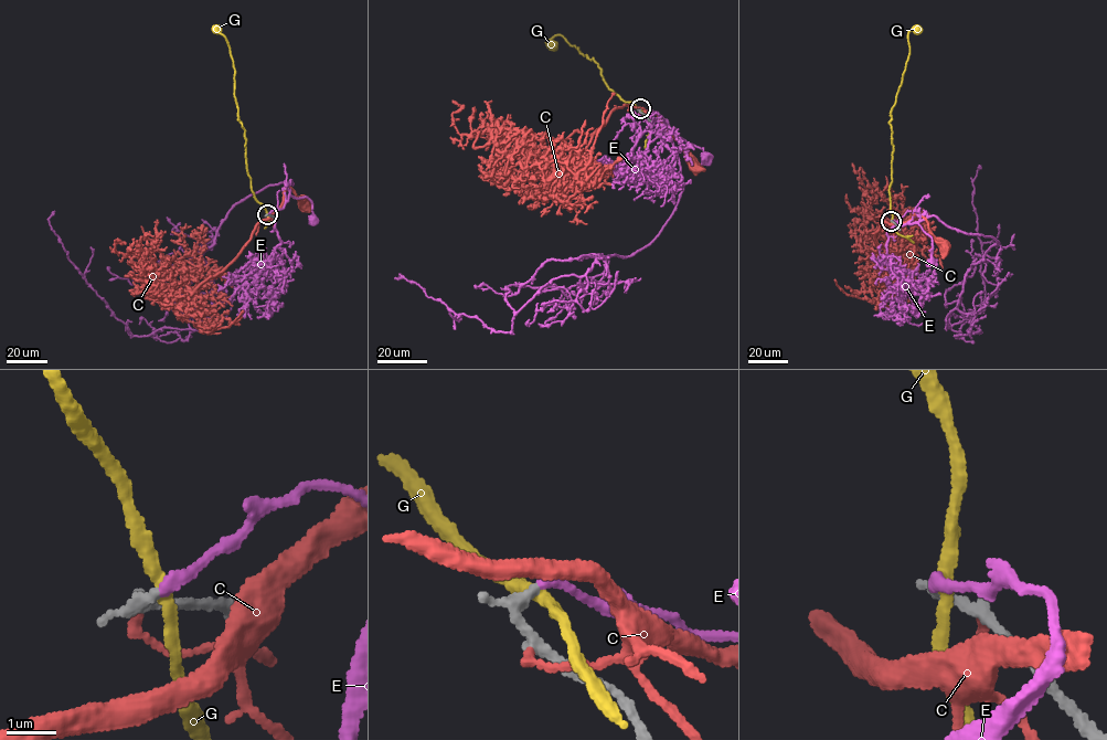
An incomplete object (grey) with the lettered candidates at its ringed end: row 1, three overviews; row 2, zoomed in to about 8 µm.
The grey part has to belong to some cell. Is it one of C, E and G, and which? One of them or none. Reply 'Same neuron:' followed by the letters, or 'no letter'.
Same neuron: E

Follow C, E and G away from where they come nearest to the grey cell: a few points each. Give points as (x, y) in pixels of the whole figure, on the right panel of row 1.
C: (893, 222), (894, 225), (898, 224), (921, 214), (944, 247)
E: (891, 221), (901, 225), (917, 223), (929, 236), (930, 263)
G: (892, 221), (890, 186), (893, 146), (889, 123), (909, 53), (907, 34), (916, 29)

